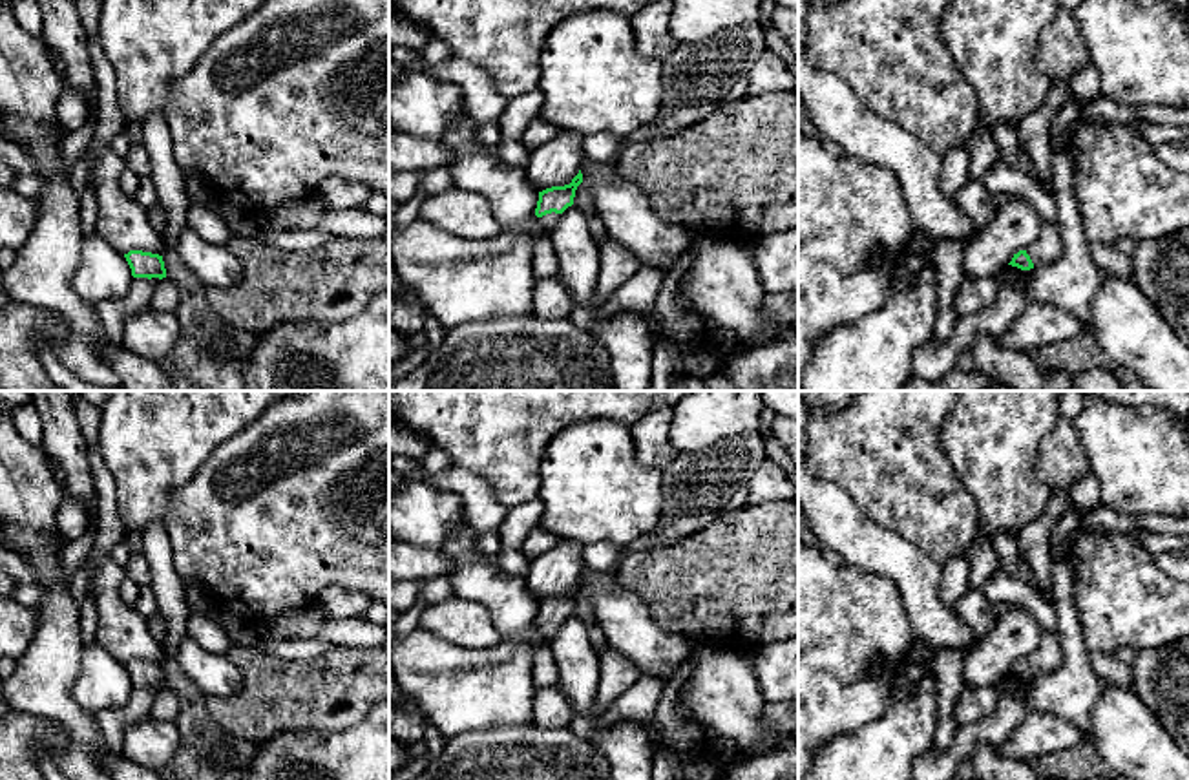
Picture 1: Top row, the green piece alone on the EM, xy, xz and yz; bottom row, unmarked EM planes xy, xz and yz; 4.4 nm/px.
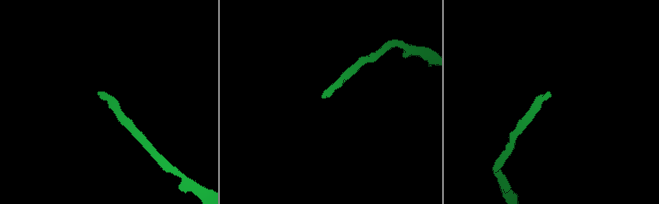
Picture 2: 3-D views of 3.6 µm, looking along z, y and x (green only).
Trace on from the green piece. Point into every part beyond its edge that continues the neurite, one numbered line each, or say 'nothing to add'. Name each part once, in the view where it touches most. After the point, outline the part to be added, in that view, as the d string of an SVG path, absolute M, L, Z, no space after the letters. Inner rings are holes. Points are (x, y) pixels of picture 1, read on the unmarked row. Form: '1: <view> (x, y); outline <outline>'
1: xz (462, 691); outline M561 623L533 627L526 641L464 648L422 628L389 641L389 661L402 692L413 696L449 740L489 727L533 720L531 647L548 645Z

